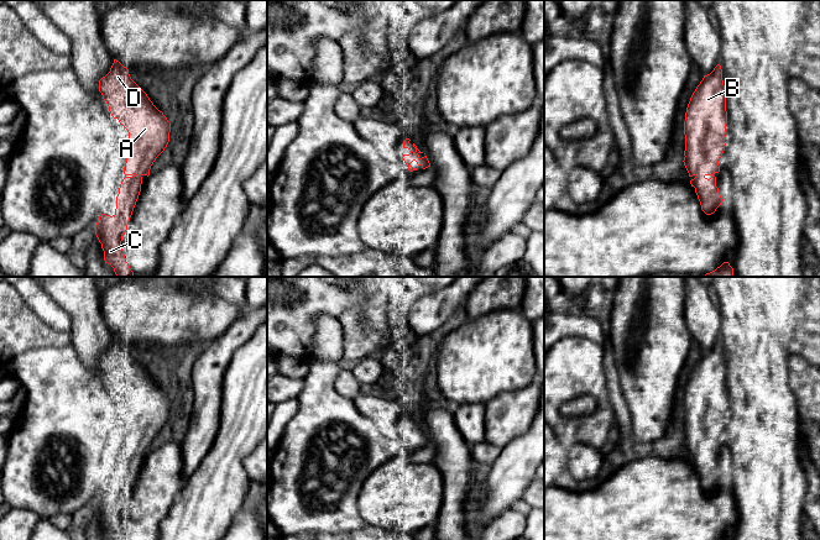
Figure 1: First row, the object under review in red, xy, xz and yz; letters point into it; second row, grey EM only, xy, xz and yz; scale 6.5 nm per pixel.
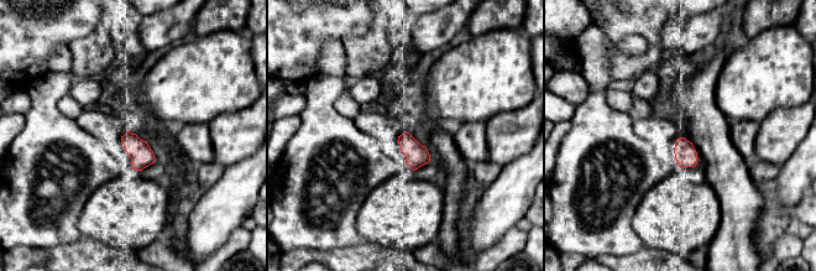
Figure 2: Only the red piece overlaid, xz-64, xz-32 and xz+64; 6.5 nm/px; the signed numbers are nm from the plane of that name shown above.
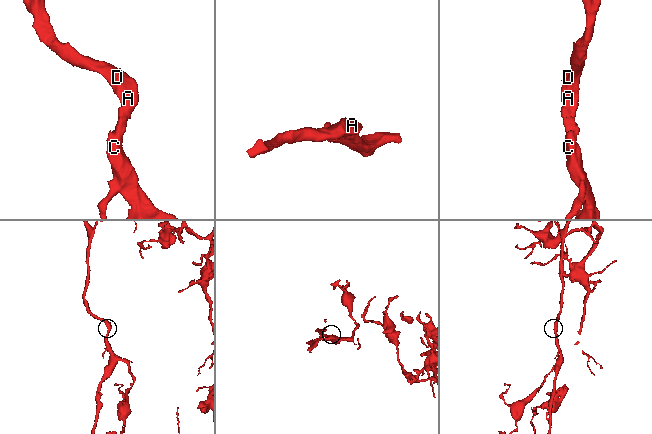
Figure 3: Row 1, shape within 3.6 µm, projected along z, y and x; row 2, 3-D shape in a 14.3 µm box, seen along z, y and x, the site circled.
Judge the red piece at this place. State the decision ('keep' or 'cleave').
keep

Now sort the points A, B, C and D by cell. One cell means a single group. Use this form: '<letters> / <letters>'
A B C D

